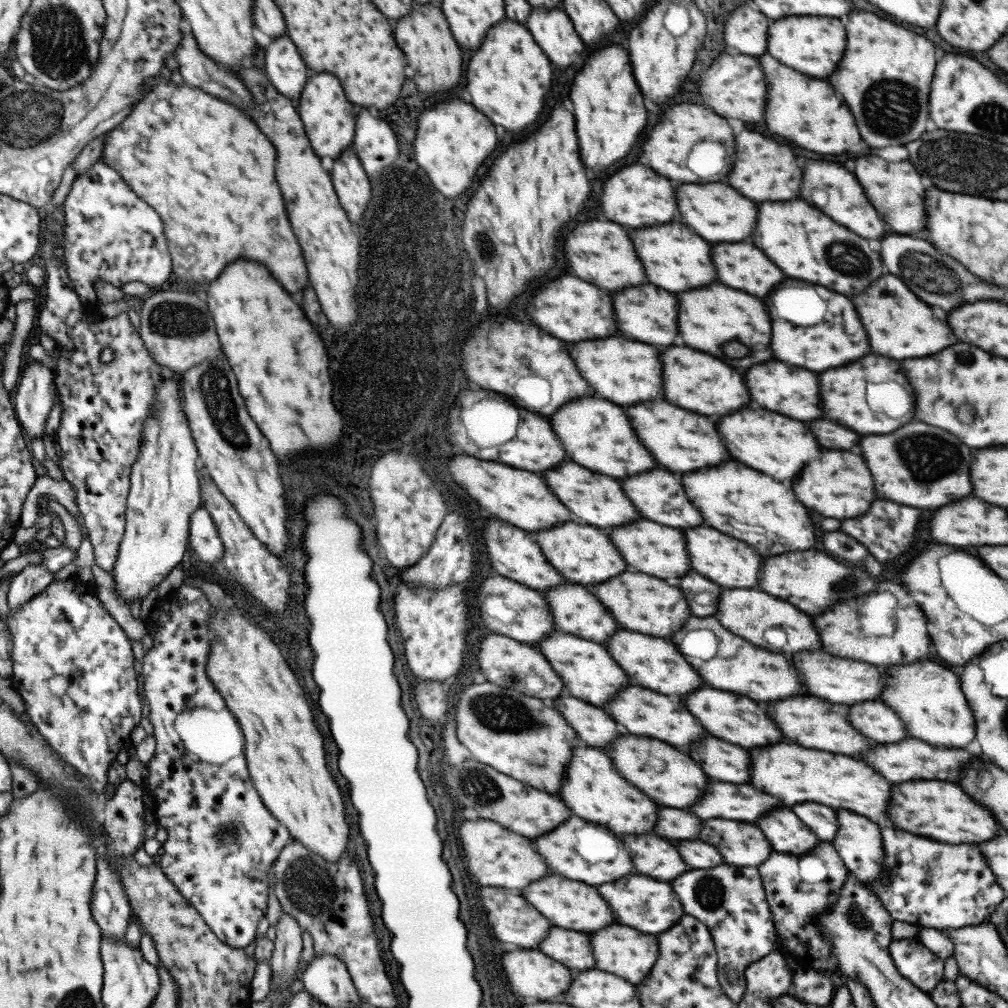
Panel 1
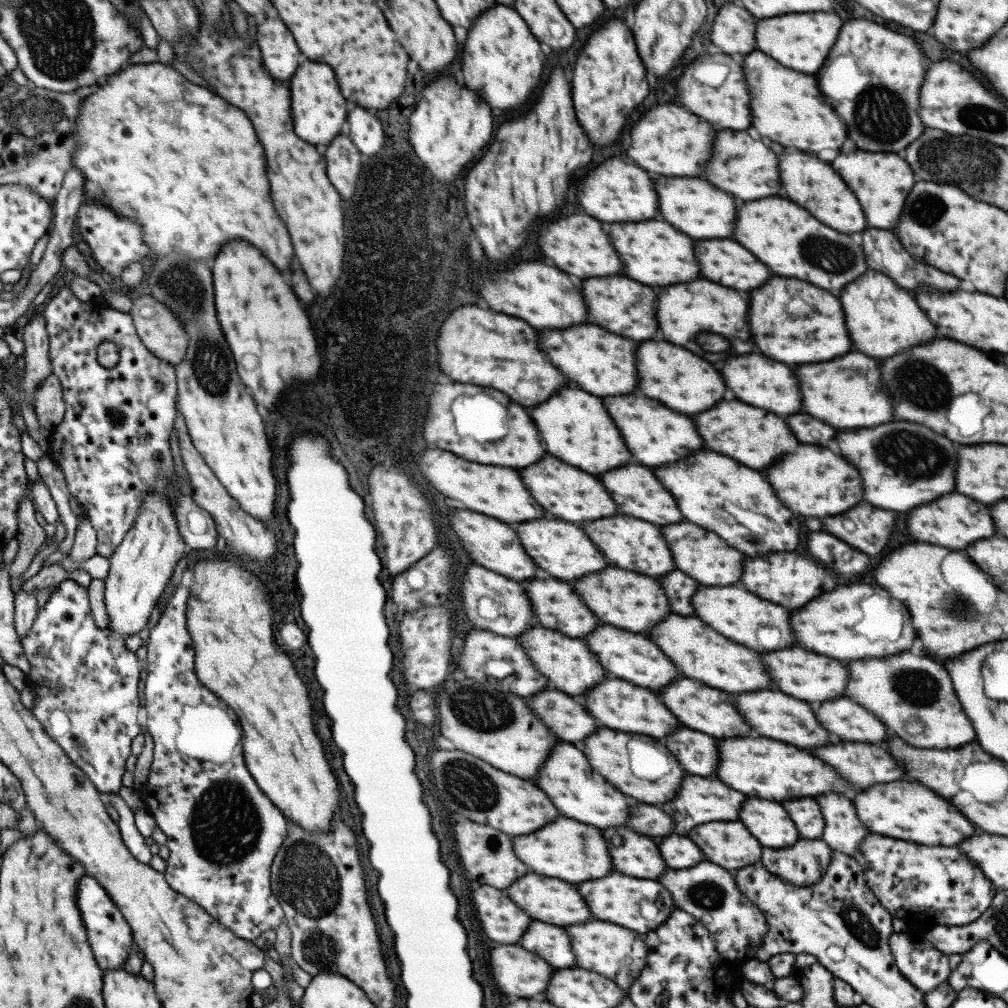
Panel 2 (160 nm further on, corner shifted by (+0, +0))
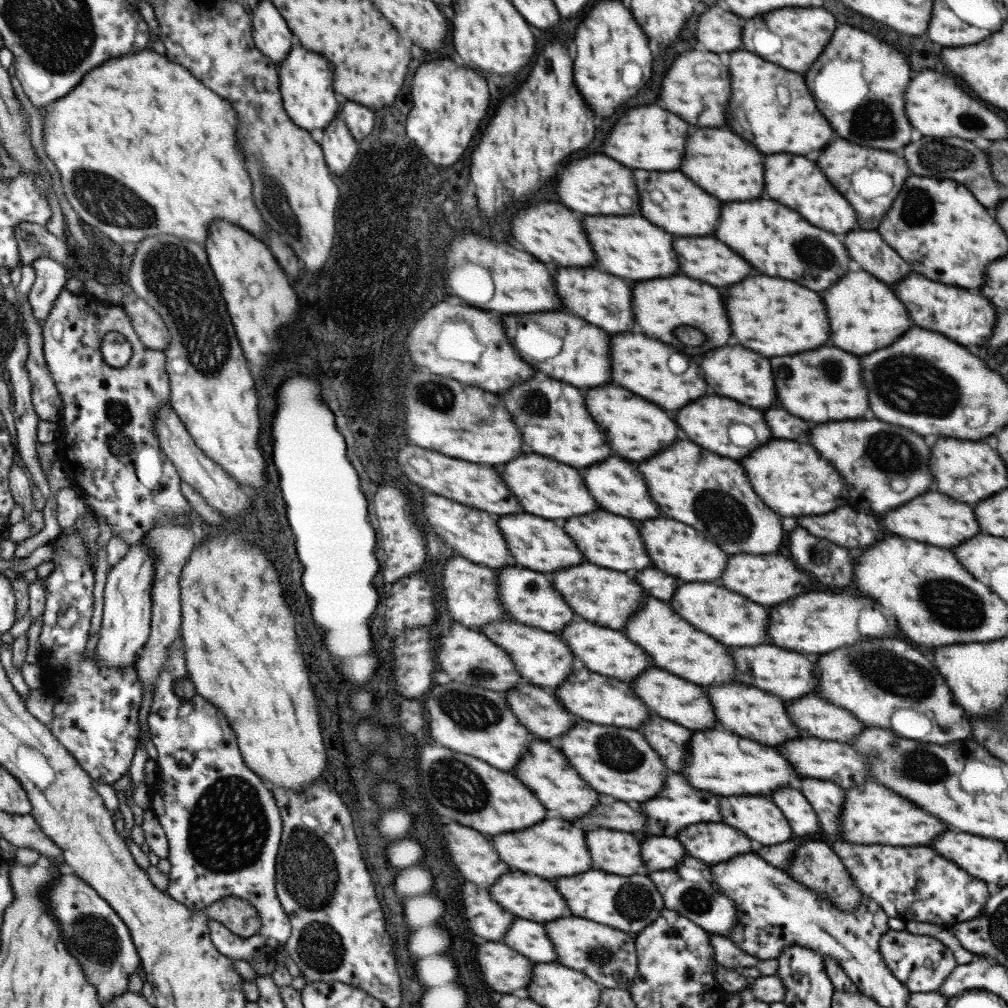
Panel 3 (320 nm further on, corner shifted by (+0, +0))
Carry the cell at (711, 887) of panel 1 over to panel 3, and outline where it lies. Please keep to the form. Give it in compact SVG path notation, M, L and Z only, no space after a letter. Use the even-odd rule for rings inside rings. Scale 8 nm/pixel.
M685 858L677 866L668 870L659 870L648 874L649 880L655 885L662 896L663 906L667 910L674 910L677 914L687 917L703 930L728 938L728 934L734 929L736 918L736 906L713 885L711 868L703 861L695 858Z

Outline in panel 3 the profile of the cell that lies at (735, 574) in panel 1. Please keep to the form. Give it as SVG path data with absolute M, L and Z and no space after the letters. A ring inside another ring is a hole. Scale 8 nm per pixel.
M655 518L639 522L639 536L643 538L643 546L647 550L647 556L651 558L651 564L657 570L663 570L669 576L677 576L685 582L703 582L703 580L715 580L725 568L727 556L711 541L703 540L701 534L695 536L696 530L683 524L669 520L669 518Z

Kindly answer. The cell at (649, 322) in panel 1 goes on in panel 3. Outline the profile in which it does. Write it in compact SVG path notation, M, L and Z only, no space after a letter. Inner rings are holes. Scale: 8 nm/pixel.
M555 268L553 282L563 306L567 310L573 310L573 314L583 318L585 322L613 334L633 328L631 292L629 286L625 288L625 282L621 278L615 278L611 274L601 274L595 268ZM609 308L617 308L617 310L611 312Z

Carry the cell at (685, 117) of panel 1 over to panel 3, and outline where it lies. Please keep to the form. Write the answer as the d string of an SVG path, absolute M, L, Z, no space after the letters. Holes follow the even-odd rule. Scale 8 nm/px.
M637 106L623 112L619 120L611 126L603 142L603 154L627 168L679 170L687 130L689 126L681 118L659 106Z

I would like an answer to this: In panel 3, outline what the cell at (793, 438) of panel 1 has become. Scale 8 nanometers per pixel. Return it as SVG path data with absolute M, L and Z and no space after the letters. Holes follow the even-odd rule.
M703 396L703 398L697 398L695 402L683 406L683 410L677 410L677 414L675 414L675 424L685 434L685 438L691 440L693 444L697 444L709 452L715 452L719 456L725 456L725 458L729 458L729 454L731 454L733 460L747 456L749 448L739 448L729 442L729 436L727 436L729 424L747 424L759 438L759 444L771 440L771 434L763 422L763 414L759 410L753 410L749 406L743 406L735 400L721 398L721 396Z

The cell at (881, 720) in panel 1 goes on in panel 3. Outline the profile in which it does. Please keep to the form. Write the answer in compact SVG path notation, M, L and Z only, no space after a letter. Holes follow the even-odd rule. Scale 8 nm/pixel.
M803 696L787 704L791 722L809 736L827 741L849 743L859 735L865 724L849 712L831 706L817 696Z

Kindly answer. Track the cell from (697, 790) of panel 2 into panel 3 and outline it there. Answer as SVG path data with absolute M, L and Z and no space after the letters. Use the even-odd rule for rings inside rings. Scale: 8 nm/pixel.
M671 774L667 776L663 790L659 790L659 794L655 794L655 798L647 800L645 804L639 806L639 810L645 816L645 830L651 836L675 836L677 830L689 826L689 824L697 824L697 822L719 822L719 806L717 800L707 794L707 792L699 792L695 788L689 788L687 782L679 776L679 774Z

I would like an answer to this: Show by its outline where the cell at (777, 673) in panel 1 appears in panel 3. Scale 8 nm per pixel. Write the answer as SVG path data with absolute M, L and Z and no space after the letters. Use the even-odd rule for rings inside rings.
M645 596L645 606L639 610L639 614L635 614L635 618L631 618L631 622L627 622L623 634L627 634L631 642L641 644L639 648L647 656L651 656L657 668L663 668L687 682L709 686L727 684L733 680L733 662L727 654L727 648L717 644L713 638L695 632L691 624L681 620L675 612L671 612L671 608L665 602L653 596Z

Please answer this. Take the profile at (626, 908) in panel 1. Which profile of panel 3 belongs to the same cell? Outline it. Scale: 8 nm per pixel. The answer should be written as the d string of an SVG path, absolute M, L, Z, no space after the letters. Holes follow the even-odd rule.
M587 870L571 878L557 878L555 890L567 902L567 908L573 916L587 918L589 921L609 925L628 934L636 934L644 926L649 926L659 911L664 908L662 896L648 876L615 876L601 870Z

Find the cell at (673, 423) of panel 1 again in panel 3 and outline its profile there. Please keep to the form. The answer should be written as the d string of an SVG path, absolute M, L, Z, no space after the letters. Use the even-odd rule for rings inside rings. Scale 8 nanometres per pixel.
M611 384L589 388L585 390L585 402L587 412L591 414L591 418L595 418L595 424L607 436L611 450L627 460L649 458L677 438L677 426L673 424L673 420L661 408L631 394L629 390Z

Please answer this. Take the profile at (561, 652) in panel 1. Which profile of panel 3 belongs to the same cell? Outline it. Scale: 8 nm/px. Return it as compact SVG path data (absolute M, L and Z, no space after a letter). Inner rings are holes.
M493 622L493 624L481 625L479 632L485 634L487 638L491 638L491 642L495 642L495 646L503 648L507 652L507 656L511 658L515 670L521 674L521 678L525 678L531 684L555 688L571 672L573 656L567 650L567 646L553 634L547 634L543 630L535 630L529 626L513 624L513 622Z

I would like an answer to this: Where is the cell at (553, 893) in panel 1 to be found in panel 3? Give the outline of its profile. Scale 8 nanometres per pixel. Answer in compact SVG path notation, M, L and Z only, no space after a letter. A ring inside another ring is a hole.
M507 872L501 878L497 878L493 882L493 886L489 886L489 894L507 912L511 912L519 918L525 918L525 920L533 920L533 922L555 920L555 918L563 916L563 912L565 912L563 898L555 892L555 888L547 880L541 880L541 878L529 876L529 874L521 874L521 872Z

